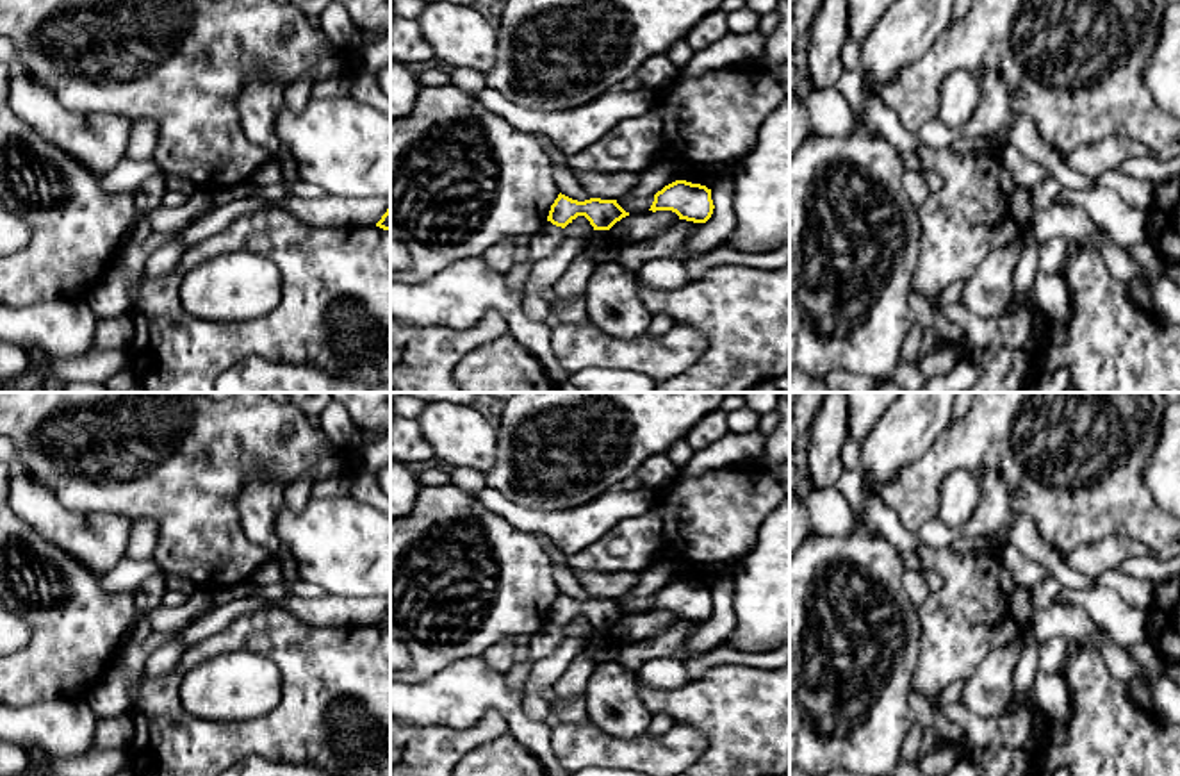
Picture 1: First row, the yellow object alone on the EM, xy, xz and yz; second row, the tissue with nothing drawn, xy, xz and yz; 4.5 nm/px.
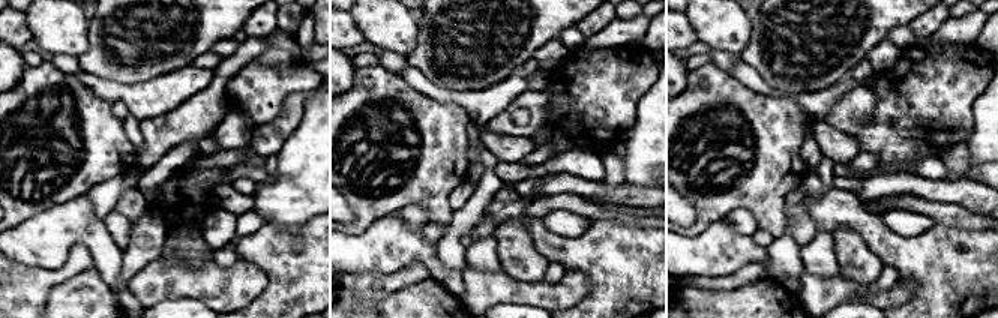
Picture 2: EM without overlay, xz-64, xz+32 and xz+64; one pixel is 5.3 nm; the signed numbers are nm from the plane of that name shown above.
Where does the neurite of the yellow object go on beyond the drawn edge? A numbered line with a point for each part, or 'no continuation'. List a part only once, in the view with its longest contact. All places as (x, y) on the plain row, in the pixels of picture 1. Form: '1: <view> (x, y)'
no continuation

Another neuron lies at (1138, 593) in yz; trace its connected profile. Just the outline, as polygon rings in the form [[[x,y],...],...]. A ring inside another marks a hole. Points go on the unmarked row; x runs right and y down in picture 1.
[[[1114,567],[1098,574],[1094,585],[1116,590],[1130,607],[1146,608],[1153,599],[1157,582],[1135,578]]]

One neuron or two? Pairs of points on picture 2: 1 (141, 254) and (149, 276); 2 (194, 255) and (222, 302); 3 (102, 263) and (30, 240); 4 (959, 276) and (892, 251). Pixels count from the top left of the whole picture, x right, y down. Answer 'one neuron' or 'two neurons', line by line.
1: two neurons
2: two neurons
3: one neuron
4: one neuron

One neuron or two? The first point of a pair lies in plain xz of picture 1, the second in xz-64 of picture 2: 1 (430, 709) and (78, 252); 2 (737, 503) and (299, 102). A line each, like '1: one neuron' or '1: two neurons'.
1: two neurons
2: two neurons

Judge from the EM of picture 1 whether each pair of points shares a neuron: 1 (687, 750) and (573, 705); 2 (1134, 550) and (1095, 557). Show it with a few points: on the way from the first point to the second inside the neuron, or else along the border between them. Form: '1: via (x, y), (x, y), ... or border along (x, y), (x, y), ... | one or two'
1: border along (589, 721), (560, 725) | two
2: via (1125, 550), (1104, 553) | one

